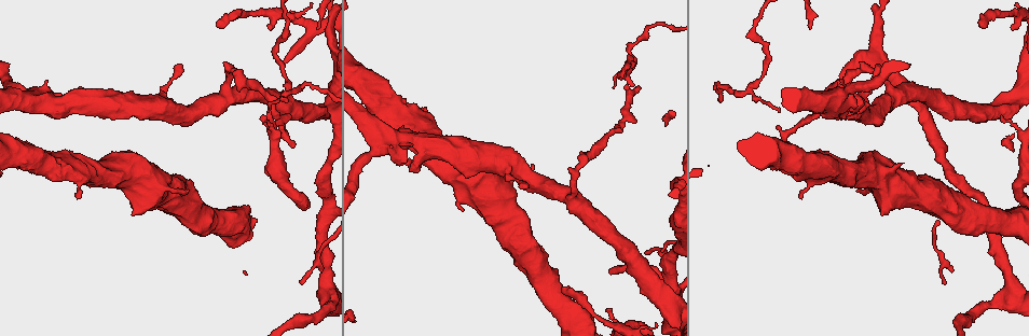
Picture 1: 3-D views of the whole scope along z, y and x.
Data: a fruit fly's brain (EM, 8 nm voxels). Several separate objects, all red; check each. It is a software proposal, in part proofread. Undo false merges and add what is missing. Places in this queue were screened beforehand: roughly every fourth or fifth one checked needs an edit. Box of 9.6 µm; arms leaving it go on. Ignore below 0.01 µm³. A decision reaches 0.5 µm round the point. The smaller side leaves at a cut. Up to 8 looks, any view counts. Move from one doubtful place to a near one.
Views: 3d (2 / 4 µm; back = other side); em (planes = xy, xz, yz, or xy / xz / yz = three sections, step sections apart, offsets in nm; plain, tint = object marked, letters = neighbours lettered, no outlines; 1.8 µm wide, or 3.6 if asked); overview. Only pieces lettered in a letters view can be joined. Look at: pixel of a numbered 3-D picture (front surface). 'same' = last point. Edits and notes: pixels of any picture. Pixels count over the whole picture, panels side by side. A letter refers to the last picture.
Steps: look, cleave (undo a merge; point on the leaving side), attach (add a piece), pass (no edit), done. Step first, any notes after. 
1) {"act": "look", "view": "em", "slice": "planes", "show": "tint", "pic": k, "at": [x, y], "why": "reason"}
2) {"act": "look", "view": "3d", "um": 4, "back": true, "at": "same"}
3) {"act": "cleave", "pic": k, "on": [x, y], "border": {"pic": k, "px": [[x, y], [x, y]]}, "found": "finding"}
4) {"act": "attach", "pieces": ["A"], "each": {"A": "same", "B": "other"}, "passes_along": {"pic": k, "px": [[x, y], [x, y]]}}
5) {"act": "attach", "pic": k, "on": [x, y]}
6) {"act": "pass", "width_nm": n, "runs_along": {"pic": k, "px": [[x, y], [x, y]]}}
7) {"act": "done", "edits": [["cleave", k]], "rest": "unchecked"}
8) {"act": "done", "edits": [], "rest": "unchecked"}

{"act": "look", "view": "em", "slice": "planes", "show": "letters", "pic": 1, "at": [632, 44], "why": "sharp bend"}

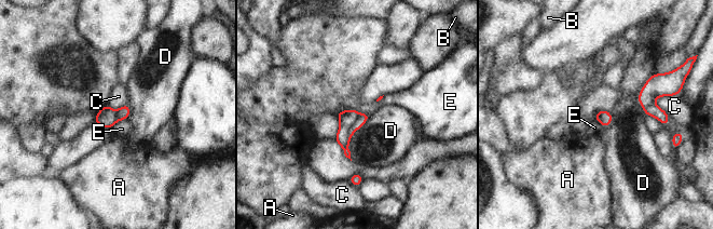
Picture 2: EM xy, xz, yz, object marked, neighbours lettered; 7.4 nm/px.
{"act": "cleave", "pic": 2, "on": [346, 118], "each": {"A": "other", "B": "other", "C": "other", "D": "other", "E": "other"}, "border": {"pic": 2, "px": [[359, 113], [348, 131], [350, 137]]}, "found": "two neurons meet here"}

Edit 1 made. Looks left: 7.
{"act": "look", "view": "overview"}

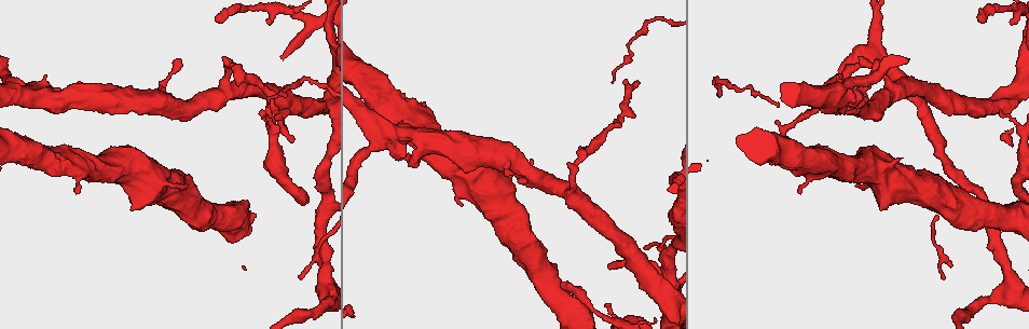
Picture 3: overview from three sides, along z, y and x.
{"act": "look", "view": "3d", "um": 4, "pic": 3, "at": [1001, 110], "why": "free end"}

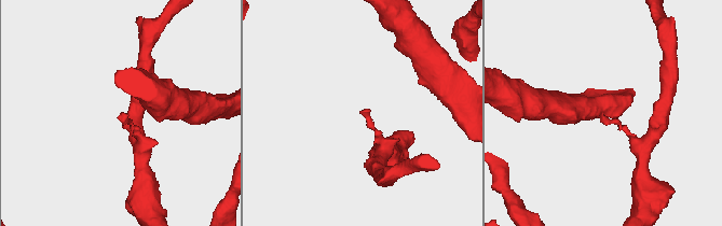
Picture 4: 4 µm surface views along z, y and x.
{"act": "look", "view": "em", "slice": "planes", "show": "tint", "pic": 4, "at": [121, 114]}

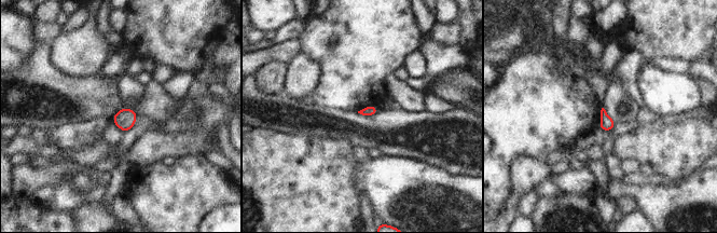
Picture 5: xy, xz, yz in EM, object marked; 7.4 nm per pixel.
{"act": "look", "view": "em", "slice": "planes", "show": "letters", "at": "same"}

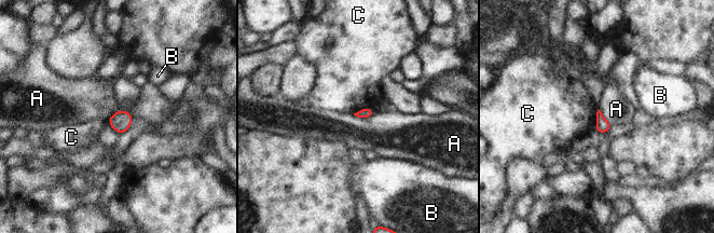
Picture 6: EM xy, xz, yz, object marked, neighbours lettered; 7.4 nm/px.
{"act": "pass", "each": {"A": "other", "B": "other", "C": "other"}, "border": {"pic": 6, "px": [[133, 115], [117, 110], [107, 122]]}, "found": "no lettered piece goes on from it"}

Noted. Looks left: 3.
{"act": "look", "view": "em", "slice": "xz", "step": 8, "show": "tint", "pic": 3, "at": [294, 139]}

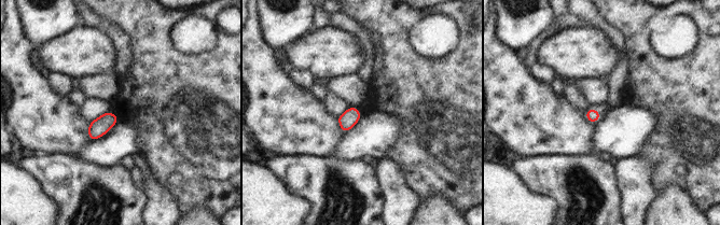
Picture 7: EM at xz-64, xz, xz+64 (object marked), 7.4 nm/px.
{"act": "look", "view": "em", "slice": "planes", "show": "letters", "at": "same"}

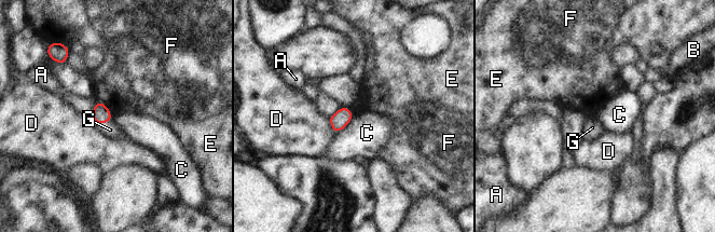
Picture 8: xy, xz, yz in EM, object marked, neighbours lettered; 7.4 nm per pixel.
{"act": "attach", "pieces": ["G"], "longest_contact_nm": ["C", 190], "each": {"A": "other", "B": "other", "C": "other", "D": "other", "E": "other", "F": "other", "G": "same"}, "passes_along": {"pic": 8, "px": [[101, 113], [102, 122], [110, 130]]}, "found": "the neuron continues"}

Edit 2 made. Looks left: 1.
{"act": "done", "edits": [["cleave", 2], ["attach", 8]], "rest": "unchecked"}

